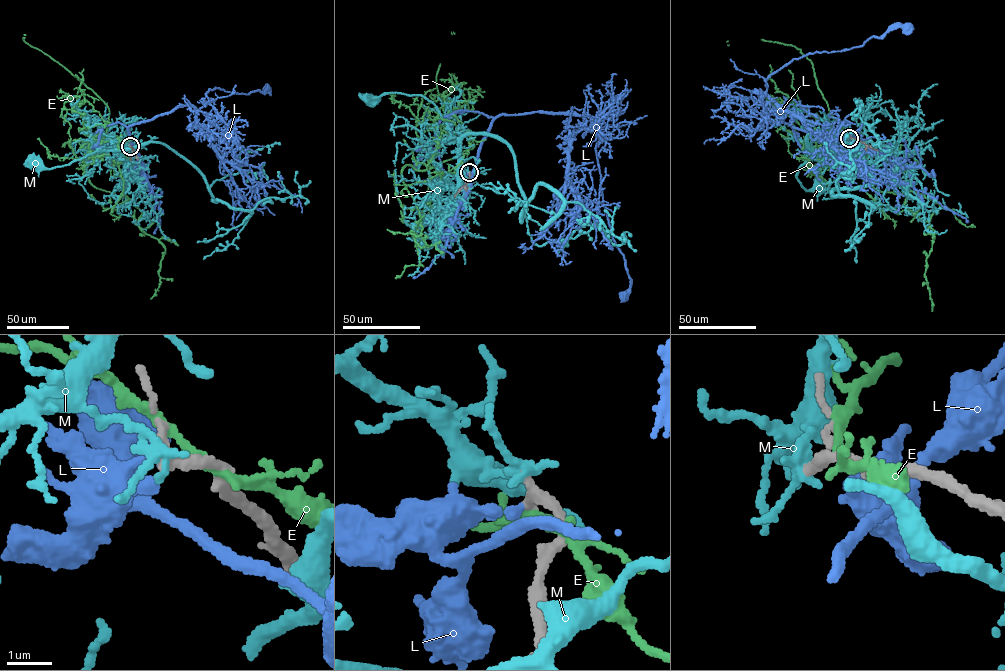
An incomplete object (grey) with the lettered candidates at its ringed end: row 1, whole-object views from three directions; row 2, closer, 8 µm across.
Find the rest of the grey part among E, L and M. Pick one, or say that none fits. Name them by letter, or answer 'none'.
none

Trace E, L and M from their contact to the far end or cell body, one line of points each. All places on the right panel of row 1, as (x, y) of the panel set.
E: (850, 136), (861, 134), (874, 188), (914, 191), (938, 204), (929, 221), (936, 233), (925, 274), (932, 311)
L: (850, 137), (843, 142), (794, 128), (754, 90), (765, 92), (768, 76), (793, 58), (863, 45), (906, 28)
M: (849, 138), (843, 148), (811, 155), (800, 165), (796, 178), (802, 187), (808, 191), (818, 185)

